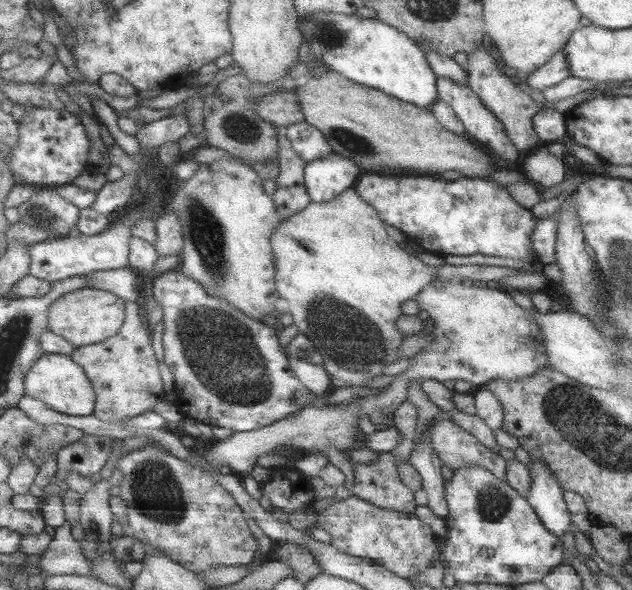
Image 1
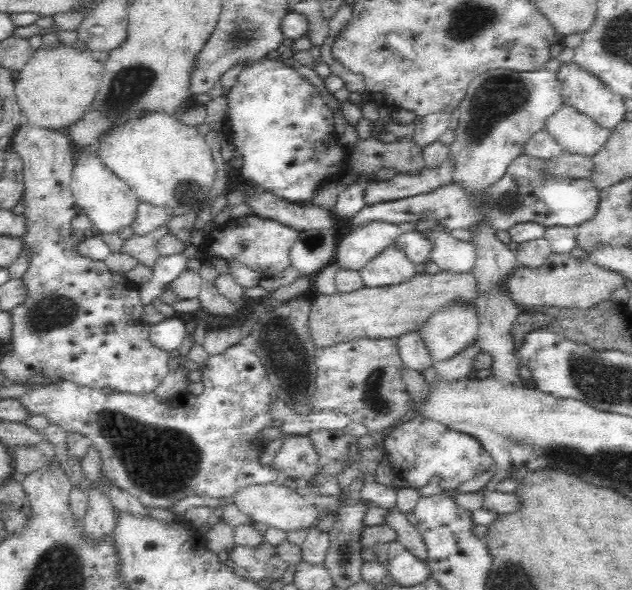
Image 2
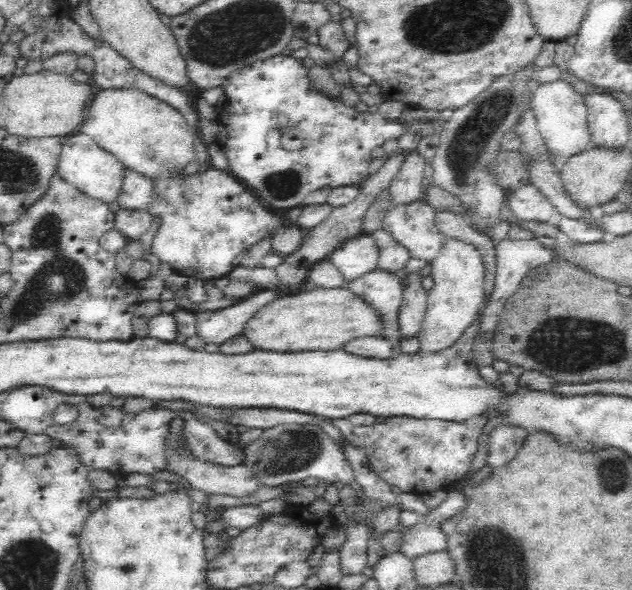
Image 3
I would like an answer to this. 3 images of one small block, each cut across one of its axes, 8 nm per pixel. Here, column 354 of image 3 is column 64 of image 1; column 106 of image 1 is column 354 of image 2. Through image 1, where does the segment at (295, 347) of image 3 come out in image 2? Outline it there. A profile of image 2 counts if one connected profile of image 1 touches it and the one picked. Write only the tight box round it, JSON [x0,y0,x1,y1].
[307,271,477,347]

